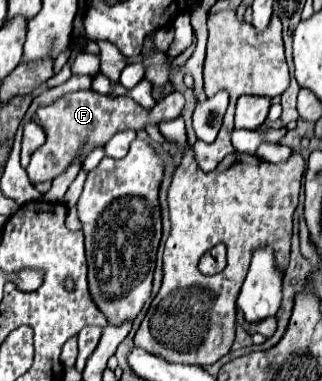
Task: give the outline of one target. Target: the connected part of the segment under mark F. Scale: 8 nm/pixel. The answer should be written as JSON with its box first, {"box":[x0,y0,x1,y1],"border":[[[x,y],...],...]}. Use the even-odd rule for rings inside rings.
{"box":[27,89,185,183],"border":[[[93,89],[87,91],[75,91],[59,97],[55,103],[47,107],[37,109],[37,117],[45,127],[47,141],[41,145],[27,167],[31,183],[37,181],[53,181],[57,175],[61,175],[75,159],[83,161],[93,149],[103,147],[115,133],[125,131],[125,129],[145,129],[147,125],[159,127],[163,121],[173,121],[181,115],[185,105],[185,97],[179,91],[171,91],[163,99],[155,103],[153,109],[143,109],[139,103],[135,103],[127,95],[101,95]]]}

